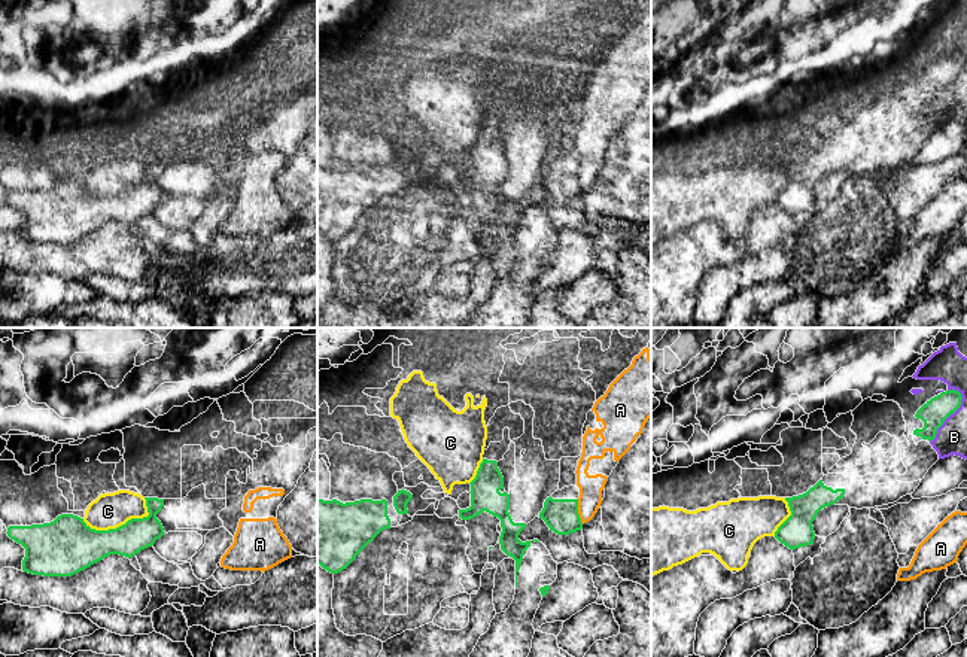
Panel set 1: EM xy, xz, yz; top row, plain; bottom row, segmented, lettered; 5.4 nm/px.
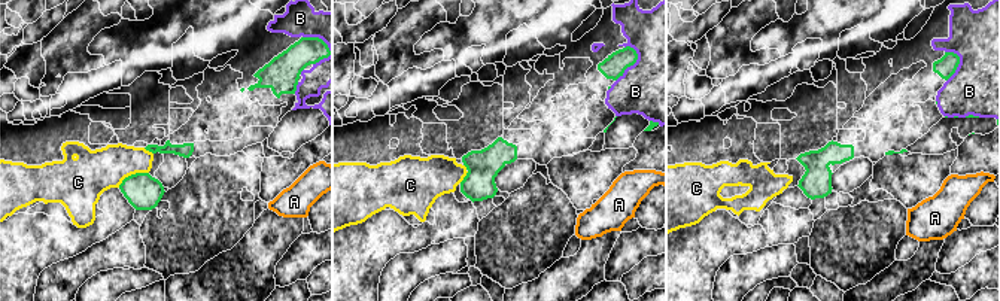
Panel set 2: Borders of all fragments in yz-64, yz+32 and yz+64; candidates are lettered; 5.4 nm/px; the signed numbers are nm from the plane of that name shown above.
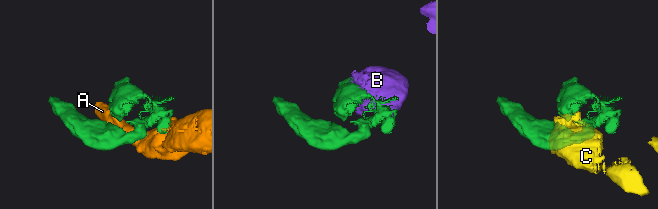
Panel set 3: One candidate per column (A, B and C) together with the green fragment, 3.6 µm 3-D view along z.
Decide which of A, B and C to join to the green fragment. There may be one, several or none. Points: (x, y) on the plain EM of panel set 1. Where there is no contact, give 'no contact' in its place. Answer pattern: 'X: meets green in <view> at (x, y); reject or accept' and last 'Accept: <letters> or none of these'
A: meets green in xz at (577, 178); reject
B: meets green in yz at (949, 81); reject
C: meets green in xy at (116, 194); reject
Accept: none of these

